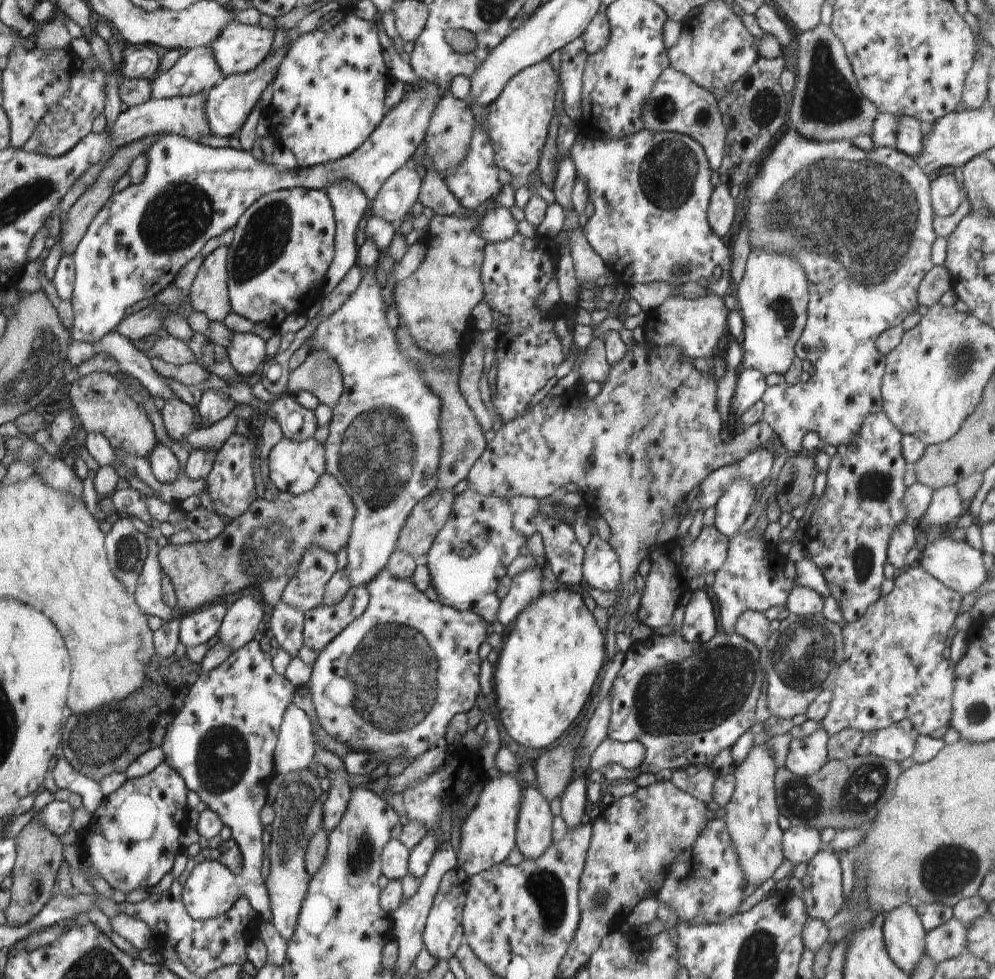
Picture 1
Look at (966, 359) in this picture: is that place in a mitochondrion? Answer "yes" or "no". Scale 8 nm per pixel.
yes

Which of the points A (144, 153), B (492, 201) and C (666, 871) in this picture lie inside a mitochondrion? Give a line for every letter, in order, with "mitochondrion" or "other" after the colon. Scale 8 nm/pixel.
A: other
B: other
C: other

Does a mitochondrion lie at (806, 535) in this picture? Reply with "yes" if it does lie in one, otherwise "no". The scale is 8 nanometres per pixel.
no

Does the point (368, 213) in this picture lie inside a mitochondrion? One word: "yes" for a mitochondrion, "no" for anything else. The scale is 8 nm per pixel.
no

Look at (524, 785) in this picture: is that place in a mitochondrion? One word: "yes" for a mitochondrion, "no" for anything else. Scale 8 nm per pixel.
no

